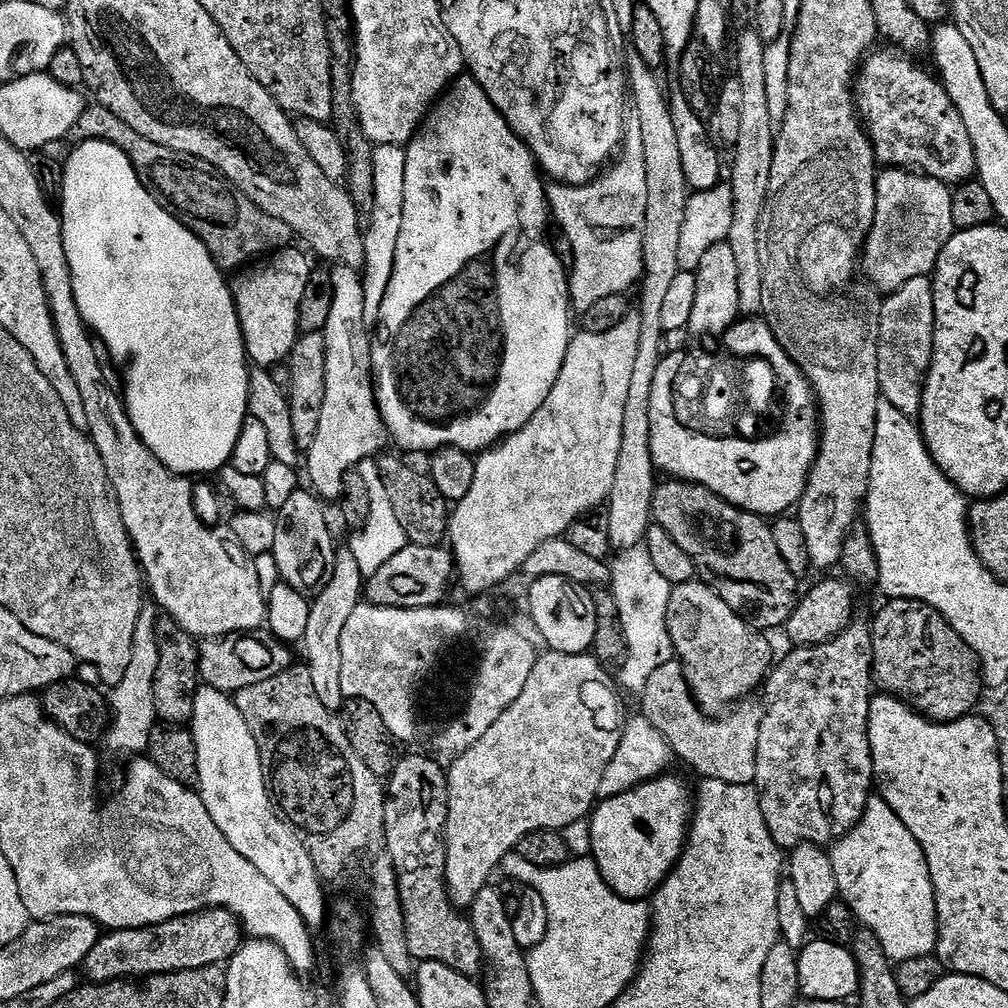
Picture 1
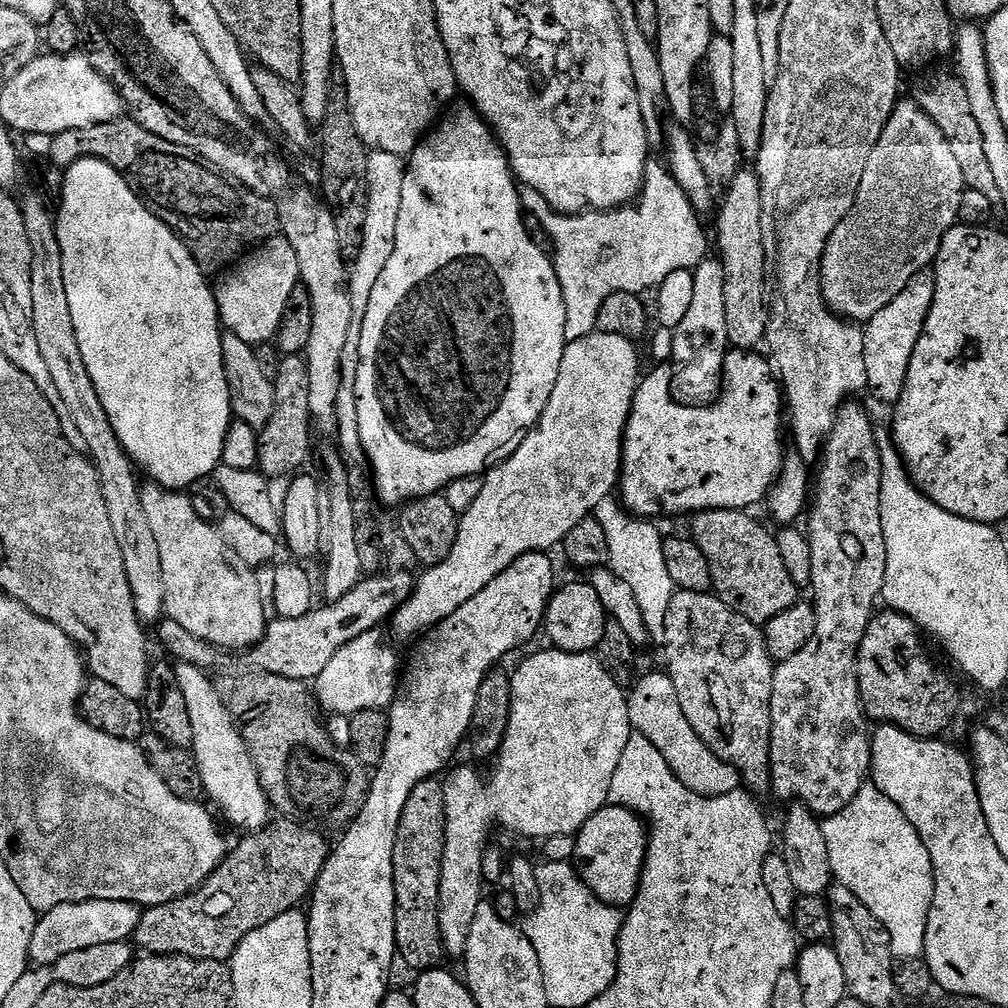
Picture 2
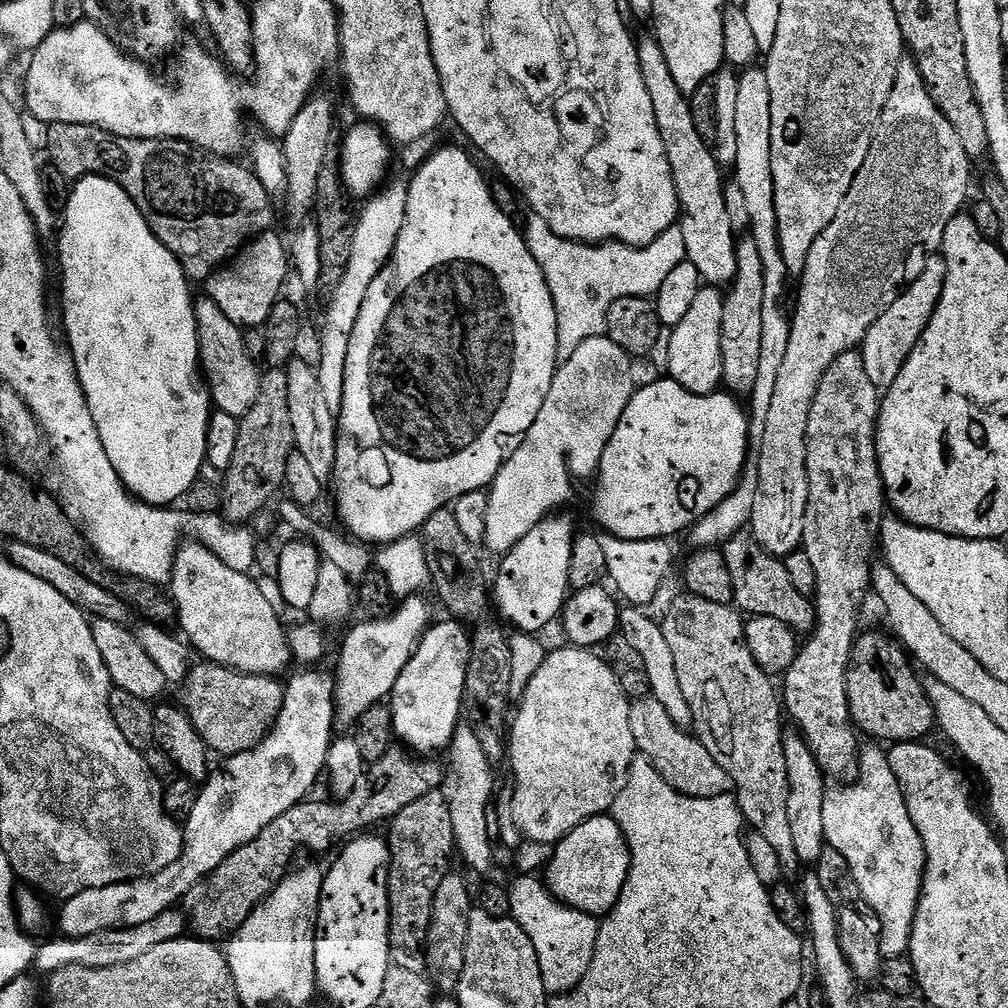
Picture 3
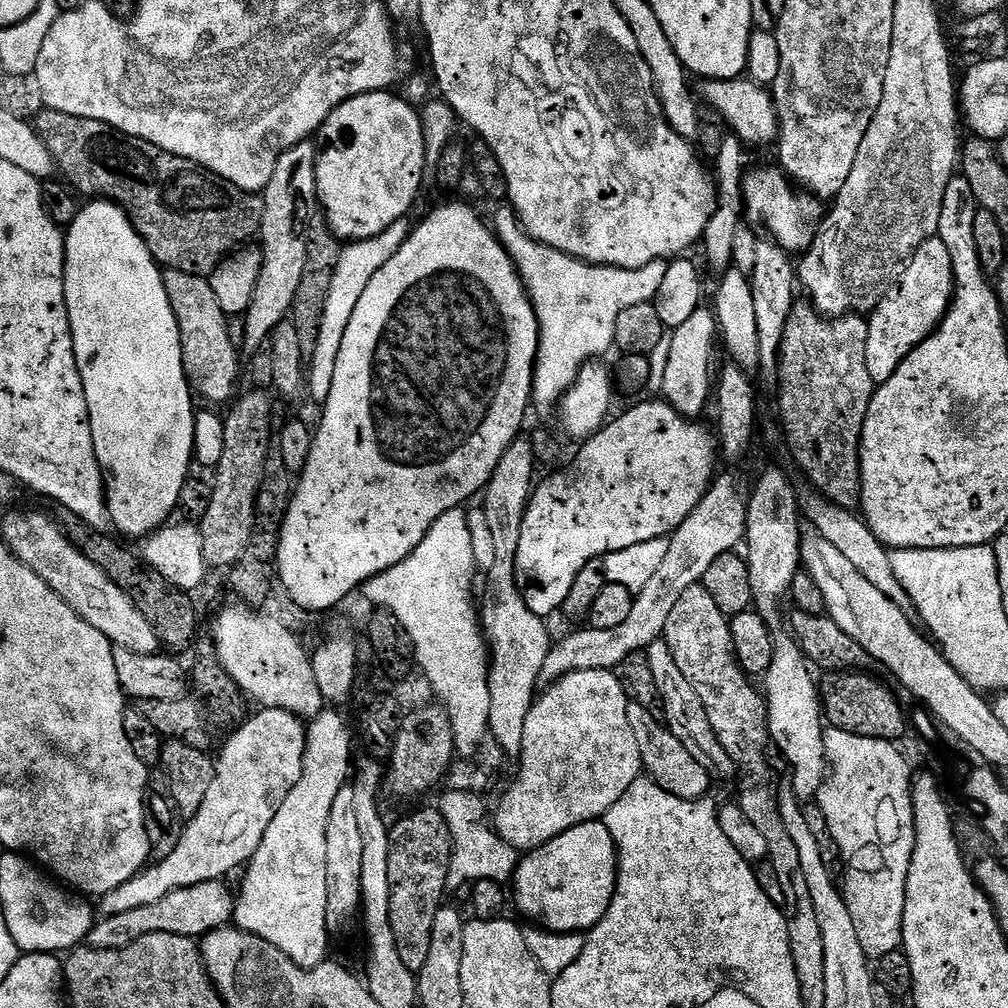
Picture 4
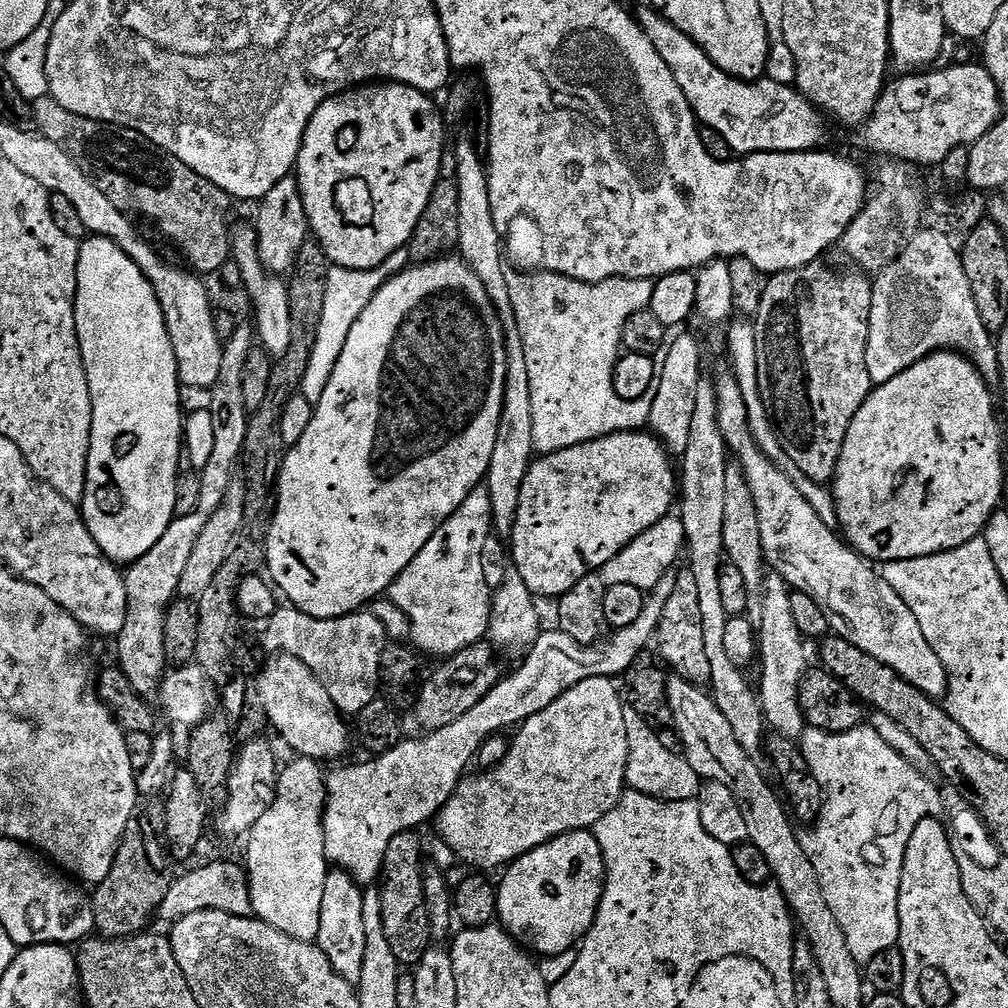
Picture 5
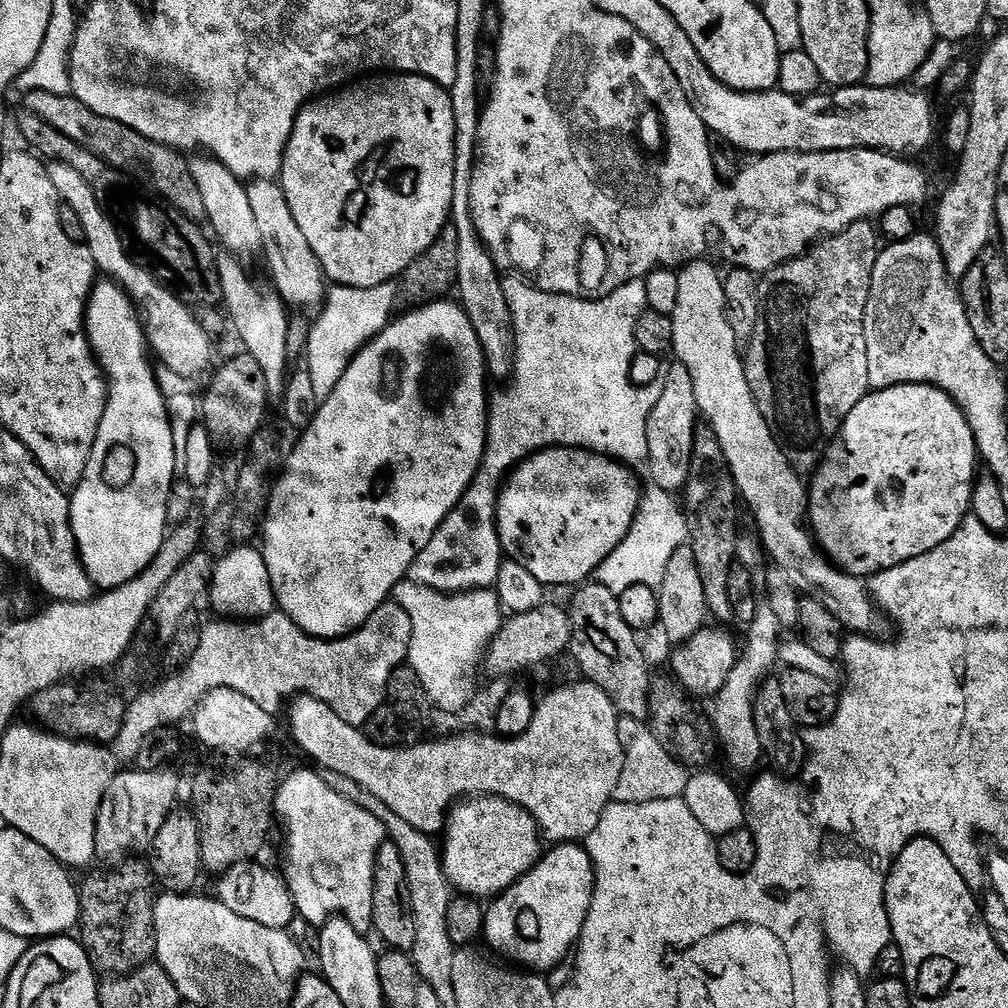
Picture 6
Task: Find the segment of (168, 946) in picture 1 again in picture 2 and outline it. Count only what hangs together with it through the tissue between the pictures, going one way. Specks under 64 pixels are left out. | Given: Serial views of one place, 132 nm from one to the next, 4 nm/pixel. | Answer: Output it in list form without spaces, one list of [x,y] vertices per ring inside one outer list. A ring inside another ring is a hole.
[[[287,818],[269,823],[267,828],[259,832],[245,835],[244,841],[236,849],[225,855],[224,861],[206,878],[200,888],[190,894],[178,898],[175,902],[166,902],[147,909],[141,915],[134,944],[141,953],[154,956],[185,956],[195,960],[231,961],[237,946],[244,941],[244,936],[262,926],[266,922],[274,922],[282,914],[299,909],[300,903],[307,901],[316,885],[316,879],[328,861],[330,844],[319,836],[317,829]]]

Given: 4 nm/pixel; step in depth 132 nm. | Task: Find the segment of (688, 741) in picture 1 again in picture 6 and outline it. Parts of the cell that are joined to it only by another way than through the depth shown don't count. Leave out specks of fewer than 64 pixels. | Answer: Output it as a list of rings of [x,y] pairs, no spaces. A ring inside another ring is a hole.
[[[620,716],[617,724],[618,738],[624,751],[624,765],[622,778],[618,778],[614,800],[618,803],[642,803],[683,797],[690,777],[689,769],[679,764],[662,746],[662,742],[654,738],[645,721]]]

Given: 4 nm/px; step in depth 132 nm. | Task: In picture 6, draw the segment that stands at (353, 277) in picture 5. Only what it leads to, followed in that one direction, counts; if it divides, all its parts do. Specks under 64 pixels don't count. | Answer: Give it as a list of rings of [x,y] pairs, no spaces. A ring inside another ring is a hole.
[[[391,283],[369,288],[332,286],[327,289],[318,312],[320,317],[313,319],[310,324],[306,353],[306,370],[321,401],[331,394],[338,382],[342,382],[342,374],[346,374],[354,357],[393,319],[394,309],[397,307],[396,287],[395,283]]]

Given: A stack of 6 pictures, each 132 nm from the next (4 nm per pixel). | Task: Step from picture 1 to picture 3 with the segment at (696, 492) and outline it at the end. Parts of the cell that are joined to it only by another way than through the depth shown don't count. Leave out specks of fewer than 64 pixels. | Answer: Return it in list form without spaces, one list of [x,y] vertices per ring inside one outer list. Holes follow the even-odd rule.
[[[741,530],[724,541],[722,551],[730,569],[730,582],[734,582],[734,604],[749,617],[765,616],[786,622],[797,634],[811,633],[816,627],[816,606],[809,597],[798,594],[790,583],[790,574],[779,556],[772,556],[747,531]]]

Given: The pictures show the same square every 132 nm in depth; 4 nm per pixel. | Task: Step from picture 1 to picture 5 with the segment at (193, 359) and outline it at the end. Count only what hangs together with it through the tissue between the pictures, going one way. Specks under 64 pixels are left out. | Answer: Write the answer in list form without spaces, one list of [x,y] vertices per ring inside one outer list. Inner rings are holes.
[[[89,235],[81,243],[78,254],[78,270],[76,271],[76,333],[80,343],[82,362],[86,370],[86,382],[90,386],[90,398],[92,399],[92,433],[90,434],[90,454],[88,455],[88,469],[86,470],[86,486],[84,487],[84,499],[82,501],[82,515],[84,524],[90,530],[94,542],[103,550],[104,555],[117,566],[127,566],[134,563],[170,526],[170,522],[176,516],[176,477],[182,471],[182,441],[184,439],[185,413],[180,406],[180,375],[176,365],[174,346],[170,342],[170,334],[166,330],[166,322],[162,314],[162,306],[154,294],[154,286],[138,270],[138,266],[120,249],[110,238],[105,236]]]

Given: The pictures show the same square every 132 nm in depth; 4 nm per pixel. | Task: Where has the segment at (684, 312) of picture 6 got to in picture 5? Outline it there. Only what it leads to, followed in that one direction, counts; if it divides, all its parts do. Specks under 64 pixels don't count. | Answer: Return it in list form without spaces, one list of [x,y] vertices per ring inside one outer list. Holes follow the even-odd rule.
[[[731,374],[715,377],[716,393],[718,394],[718,426],[722,426],[722,438],[728,443],[729,453],[734,457],[735,463],[742,466],[746,478],[750,482],[750,492],[754,494],[754,500],[758,505],[758,523],[762,529],[762,550],[769,569],[788,584],[789,588],[810,594],[818,606],[822,606],[822,614],[826,614],[829,629],[835,635],[846,638],[846,642],[854,642],[858,650],[866,650],[878,658],[878,662],[886,662],[890,670],[894,670],[910,686],[922,690],[926,695],[933,698],[940,698],[948,691],[948,675],[942,666],[942,658],[938,658],[936,651],[926,642],[926,634],[922,634],[922,626],[918,626],[918,618],[914,618],[914,610],[902,602],[902,598],[886,582],[879,571],[876,572],[871,563],[865,560],[859,552],[853,550],[838,535],[837,529],[826,526],[818,513],[802,498],[798,486],[788,475],[783,472],[758,446],[754,440],[754,434],[748,425],[746,414],[746,401],[742,399],[742,390],[738,390],[736,377]]]

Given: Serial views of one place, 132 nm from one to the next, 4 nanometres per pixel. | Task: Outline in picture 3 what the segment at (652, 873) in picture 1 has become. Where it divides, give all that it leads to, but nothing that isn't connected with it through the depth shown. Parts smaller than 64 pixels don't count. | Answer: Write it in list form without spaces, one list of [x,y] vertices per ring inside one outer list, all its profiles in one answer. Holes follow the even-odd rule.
[[[605,814],[582,822],[553,847],[546,869],[546,883],[548,889],[566,906],[603,918],[618,902],[622,886],[626,886],[629,870],[628,840],[622,834],[618,822]]]

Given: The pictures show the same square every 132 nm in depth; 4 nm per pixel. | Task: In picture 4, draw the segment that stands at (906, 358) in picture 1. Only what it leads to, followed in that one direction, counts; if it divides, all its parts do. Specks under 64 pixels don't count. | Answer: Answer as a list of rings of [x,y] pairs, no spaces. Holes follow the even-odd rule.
[[[939,238],[922,242],[922,246],[918,246],[918,250],[904,267],[904,273],[896,285],[867,317],[866,366],[874,383],[878,386],[886,383],[901,362],[930,333],[936,331],[948,313],[948,307],[952,305],[952,294],[955,291],[954,266],[950,262],[950,250],[946,250],[946,242]]]

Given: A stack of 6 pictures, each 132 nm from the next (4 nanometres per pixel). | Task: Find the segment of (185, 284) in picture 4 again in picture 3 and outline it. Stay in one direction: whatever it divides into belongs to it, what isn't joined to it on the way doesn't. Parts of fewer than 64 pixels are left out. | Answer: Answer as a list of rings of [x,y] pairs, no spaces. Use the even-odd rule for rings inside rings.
[[[207,298],[197,299],[196,321],[198,322],[198,342],[200,343],[200,370],[215,411],[244,416],[258,400],[261,369],[256,369],[252,356],[248,353],[245,333],[240,325],[230,322],[218,302]]]

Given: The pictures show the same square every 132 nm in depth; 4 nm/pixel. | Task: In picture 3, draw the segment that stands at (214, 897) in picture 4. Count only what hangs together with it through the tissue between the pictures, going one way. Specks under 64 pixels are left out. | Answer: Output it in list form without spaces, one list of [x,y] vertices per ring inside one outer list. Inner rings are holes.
[[[169,910],[158,914],[158,918],[150,918],[150,922],[142,922],[142,926],[119,928],[109,932],[90,934],[86,938],[59,938],[48,940],[37,947],[34,961],[35,971],[51,974],[63,972],[70,966],[86,966],[87,968],[105,968],[106,966],[122,966],[126,962],[134,962],[134,958],[142,958],[154,946],[162,946],[162,942],[170,942],[174,938],[185,935],[186,916],[183,911]]]

